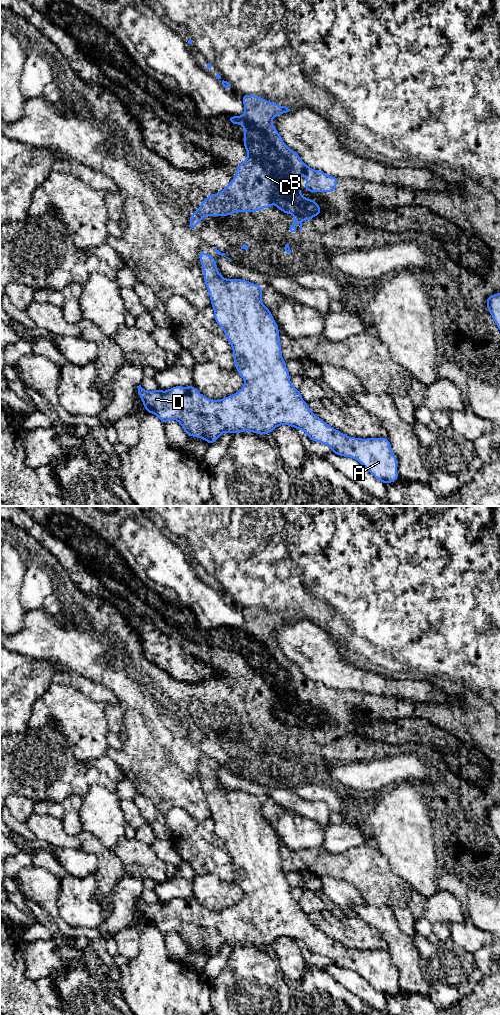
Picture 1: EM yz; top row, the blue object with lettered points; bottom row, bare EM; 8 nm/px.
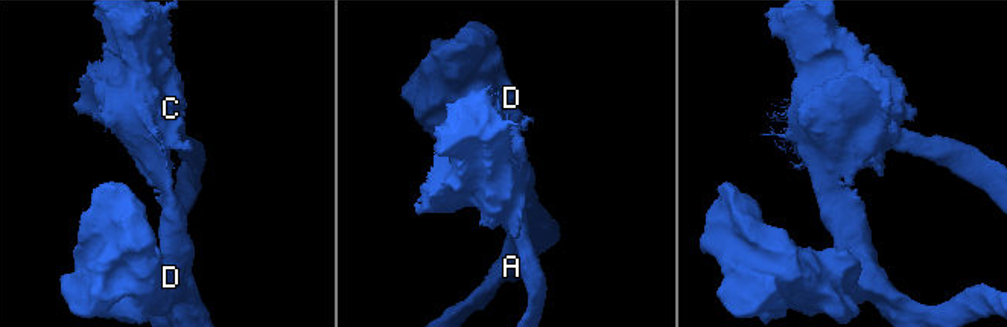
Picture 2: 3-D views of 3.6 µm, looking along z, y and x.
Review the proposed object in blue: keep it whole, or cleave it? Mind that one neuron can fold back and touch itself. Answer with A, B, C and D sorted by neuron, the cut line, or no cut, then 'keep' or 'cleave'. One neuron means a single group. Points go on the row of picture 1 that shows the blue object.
groups A C D / B; cut yz (298, 190), (286, 194), (278, 202), (277, 208); cleave

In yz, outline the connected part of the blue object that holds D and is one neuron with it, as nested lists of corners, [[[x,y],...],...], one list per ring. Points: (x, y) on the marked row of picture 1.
[[[203,250],[199,252],[199,261],[214,319],[232,347],[235,369],[243,378],[244,386],[235,394],[212,400],[201,395],[193,385],[174,386],[166,391],[157,388],[150,392],[139,385],[138,393],[146,412],[155,414],[162,424],[171,419],[177,420],[188,436],[206,440],[209,445],[224,432],[232,435],[239,431],[271,434],[276,427],[288,425],[303,430],[312,441],[328,445],[331,453],[355,459],[384,485],[395,482],[399,478],[398,463],[387,437],[362,439],[346,436],[314,415],[300,391],[291,384],[286,361],[281,354],[279,327],[269,308],[262,303],[263,287],[247,280],[223,278],[216,259]]]

